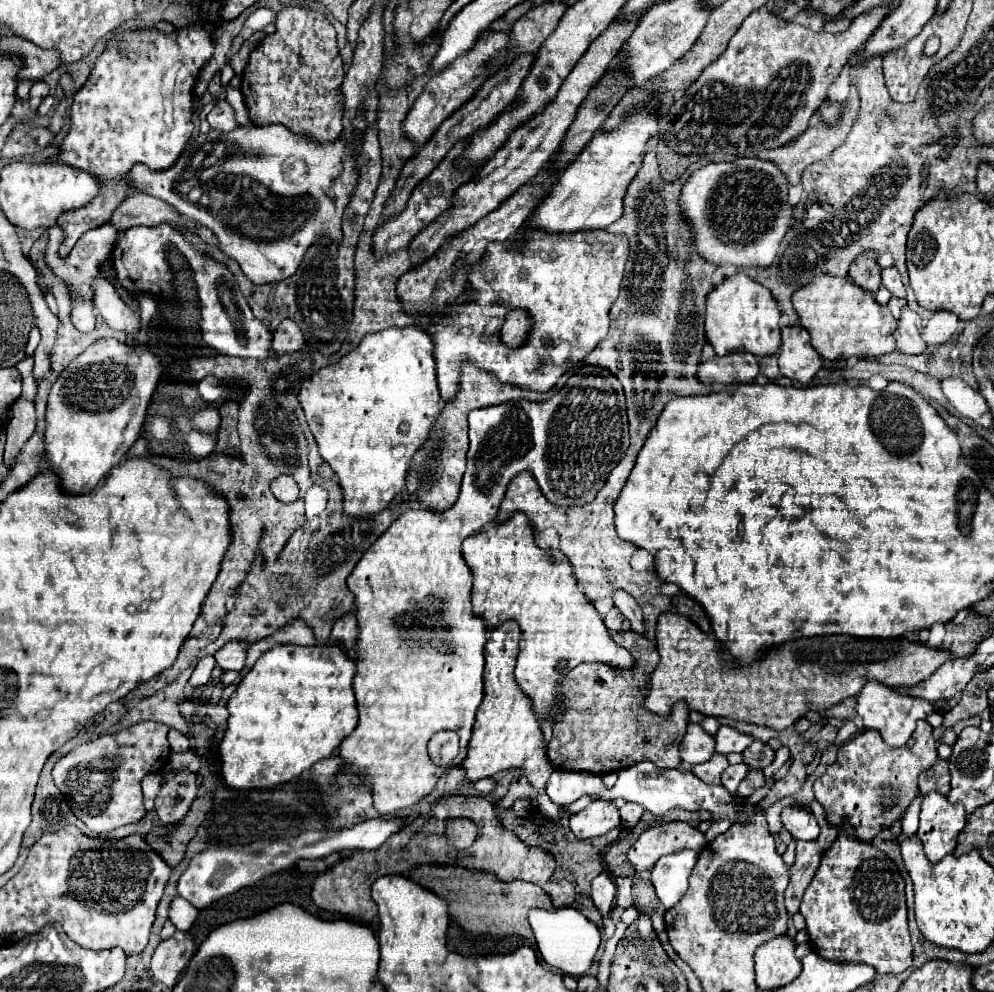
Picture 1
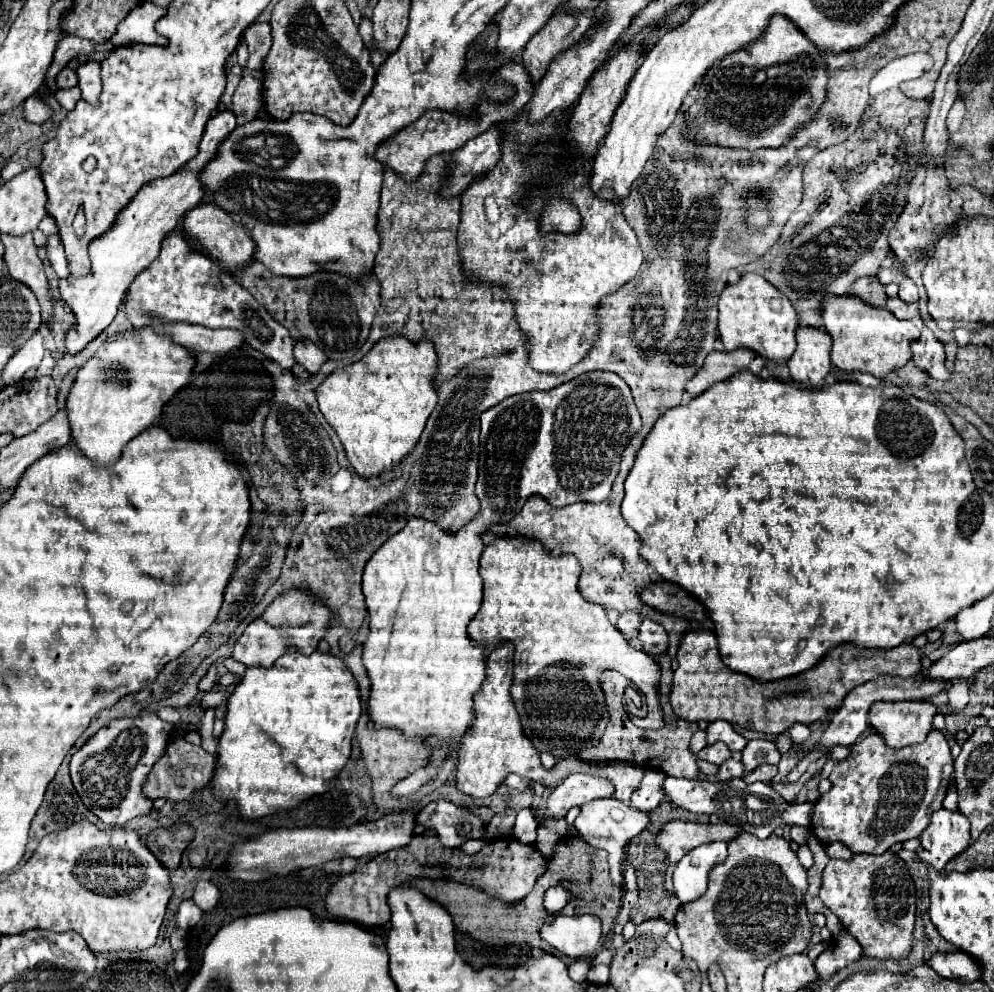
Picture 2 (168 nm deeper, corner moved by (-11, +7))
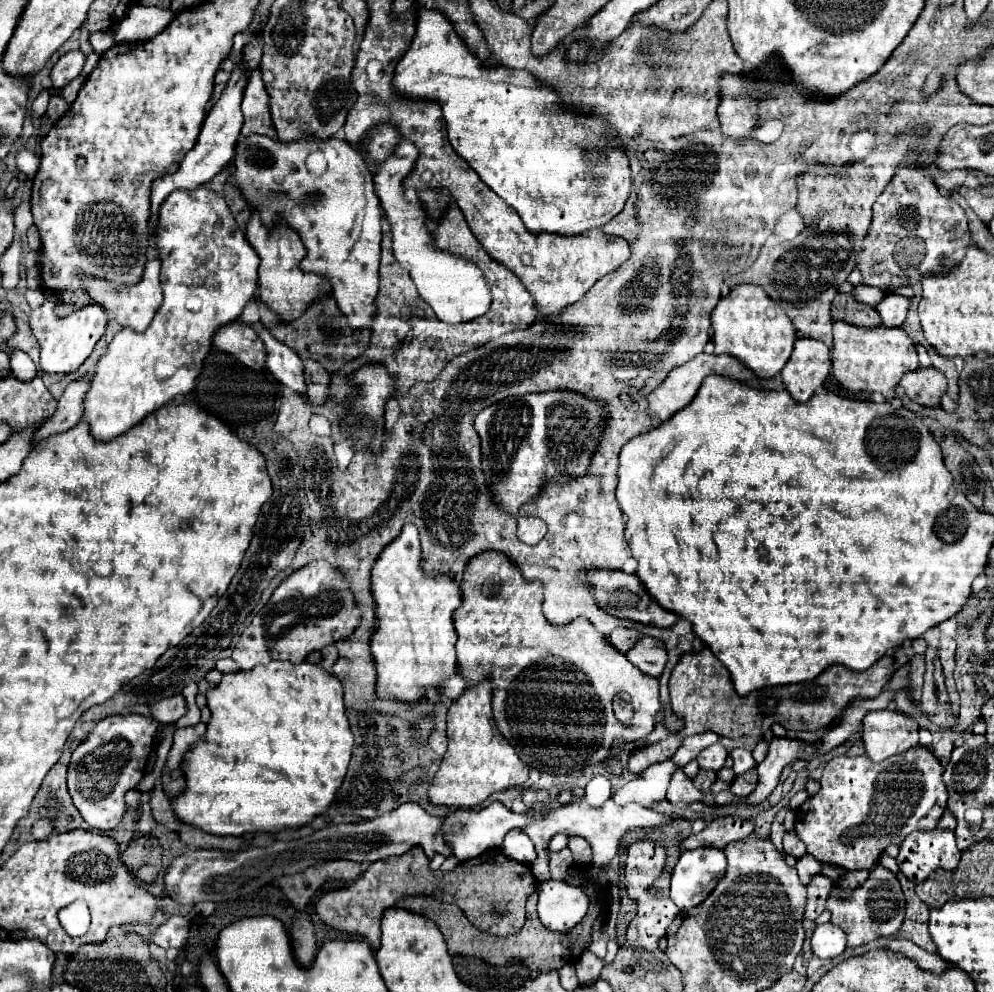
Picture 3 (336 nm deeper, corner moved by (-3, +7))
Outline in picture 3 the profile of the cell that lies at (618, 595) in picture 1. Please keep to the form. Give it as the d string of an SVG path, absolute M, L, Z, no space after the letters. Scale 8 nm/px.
M643 636L641 640L635 642L633 648L627 650L627 658L641 672L645 672L649 676L659 676L667 662L667 652L665 652L665 648L659 648L659 646L663 646L661 640Z

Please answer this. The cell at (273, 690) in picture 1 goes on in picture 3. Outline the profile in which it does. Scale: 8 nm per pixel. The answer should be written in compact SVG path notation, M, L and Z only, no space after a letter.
M269 662L269 664L257 664L253 670L241 670L235 674L225 674L223 680L207 692L207 704L211 710L211 720L207 724L207 734L205 740L193 744L185 752L185 778L187 778L187 788L185 792L173 800L173 812L187 824L199 826L201 830L209 834L231 834L231 836L241 836L245 832L277 832L281 828L299 828L307 822L311 822L317 814L323 814L337 788L343 782L343 776L347 772L347 764L351 760L351 748L353 748L353 734L349 730L349 720L345 714L345 702L343 702L343 684L327 672L319 664L311 662L301 662L301 664L291 664L291 662Z

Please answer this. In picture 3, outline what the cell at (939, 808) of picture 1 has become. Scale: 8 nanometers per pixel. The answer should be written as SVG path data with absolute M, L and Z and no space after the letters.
M929 830L911 832L897 856L899 870L913 880L915 884L923 882L935 868L955 870L961 858L961 850L957 848L957 838L953 830Z

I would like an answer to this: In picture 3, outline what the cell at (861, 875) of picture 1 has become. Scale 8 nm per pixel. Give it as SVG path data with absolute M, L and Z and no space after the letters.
M879 862L871 868L871 878L867 878L863 886L851 890L847 898L843 898L841 892L841 886L833 884L825 910L831 912L831 924L839 926L847 934L847 948L857 948L871 940L893 936L901 928L901 922L905 918L905 896L897 876L891 870L883 868Z

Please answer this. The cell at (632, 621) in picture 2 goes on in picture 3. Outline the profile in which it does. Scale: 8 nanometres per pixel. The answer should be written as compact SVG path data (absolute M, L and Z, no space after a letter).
M615 628L611 634L611 644L615 644L623 652L627 652L627 648L631 648L635 640L639 640L639 632L633 628Z

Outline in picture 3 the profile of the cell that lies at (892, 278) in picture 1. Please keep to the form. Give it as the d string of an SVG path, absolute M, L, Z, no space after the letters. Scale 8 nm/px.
M887 294L879 304L877 310L885 326L901 326L905 322L905 314L909 310L909 298L899 294Z

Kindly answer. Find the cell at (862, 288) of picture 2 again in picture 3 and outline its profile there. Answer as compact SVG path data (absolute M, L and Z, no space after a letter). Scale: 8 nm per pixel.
M837 292L835 300L833 300L831 316L833 316L833 320L847 320L849 324L859 324L865 328L873 328L873 326L881 324L879 312L869 304L857 302L853 292L849 292L849 294Z

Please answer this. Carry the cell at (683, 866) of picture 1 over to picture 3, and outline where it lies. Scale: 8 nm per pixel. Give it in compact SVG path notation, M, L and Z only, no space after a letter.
M695 848L681 854L671 872L671 900L679 910L689 910L701 904L715 880L725 872L725 854L717 848Z

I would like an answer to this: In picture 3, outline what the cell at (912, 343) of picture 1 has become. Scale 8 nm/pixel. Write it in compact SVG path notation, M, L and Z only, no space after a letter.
M917 368L901 378L901 386L909 398L923 406L939 406L939 398L947 388L947 378L937 368Z

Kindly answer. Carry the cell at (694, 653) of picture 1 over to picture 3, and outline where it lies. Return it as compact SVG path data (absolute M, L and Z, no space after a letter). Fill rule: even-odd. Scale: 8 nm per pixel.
M705 646L695 654L683 654L677 666L673 668L669 680L671 708L675 714L685 718L685 728L681 730L683 736L693 736L705 730L713 730L719 736L731 738L739 738L743 734L763 736L775 722L779 722L787 730L821 730L831 726L853 698L871 698L883 692L895 668L897 666L893 656L883 656L879 662L875 662L869 670L863 672L833 664L811 682L773 686L747 696L739 696L725 666ZM757 696L759 702L755 702Z

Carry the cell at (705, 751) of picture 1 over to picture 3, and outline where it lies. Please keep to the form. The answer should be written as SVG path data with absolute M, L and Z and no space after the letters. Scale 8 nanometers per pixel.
M713 744L703 752L699 752L697 762L703 770L721 770L725 764L725 758L727 758L727 750L721 744Z

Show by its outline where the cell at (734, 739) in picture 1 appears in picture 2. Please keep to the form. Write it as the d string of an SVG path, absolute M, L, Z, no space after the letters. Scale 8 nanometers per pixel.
M713 722L707 726L707 744L715 744L715 742L725 742L729 746L731 752L735 750L743 750L747 740L735 732L735 728L727 722Z

